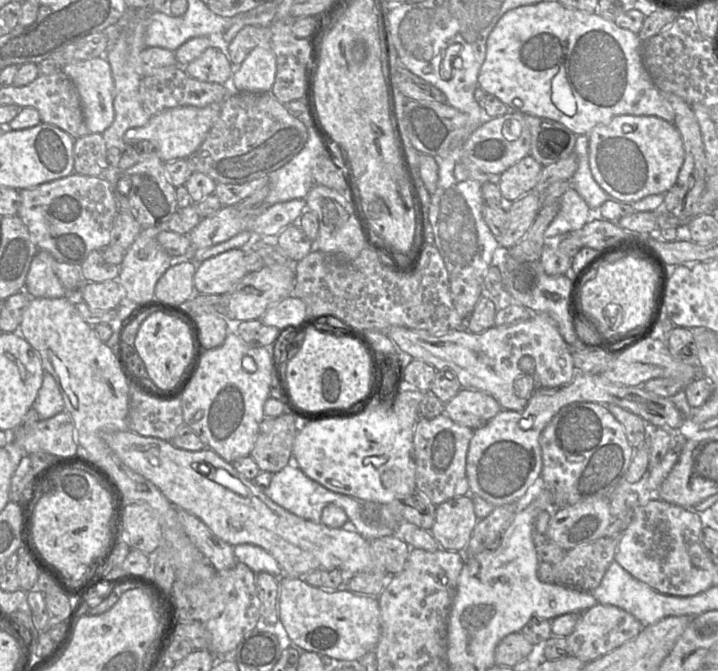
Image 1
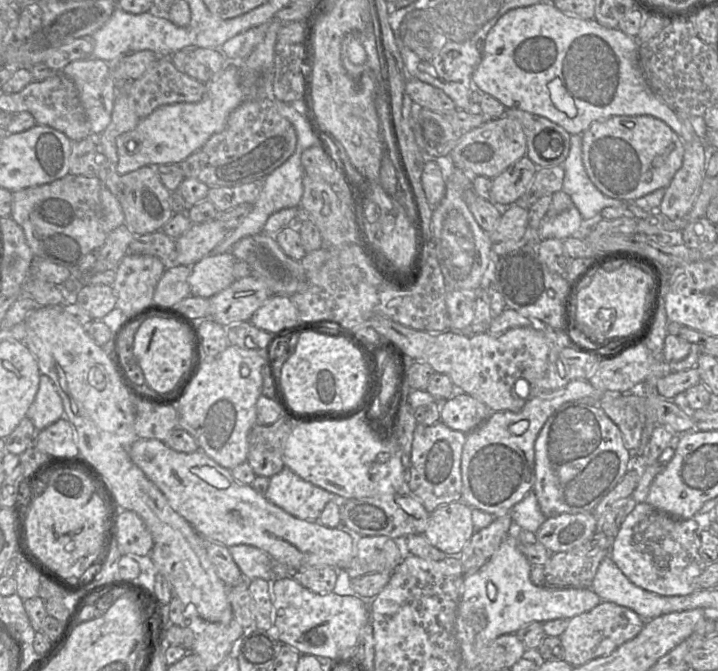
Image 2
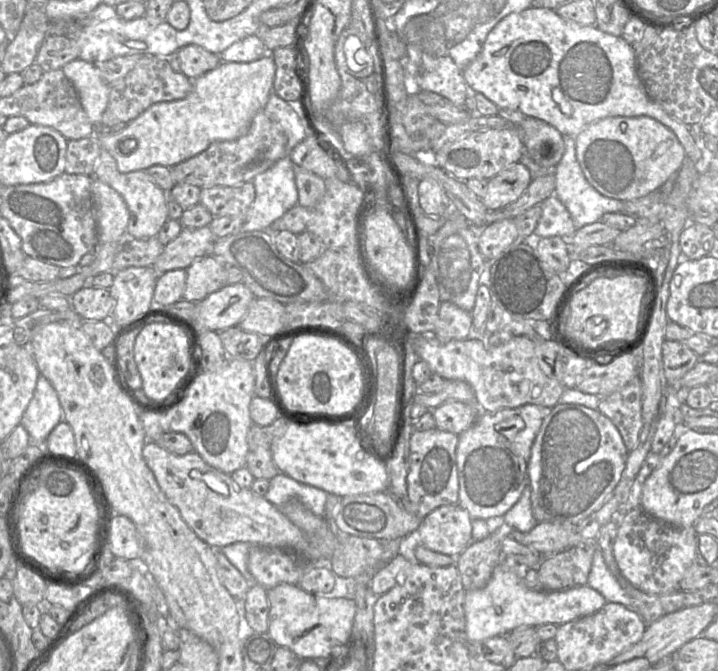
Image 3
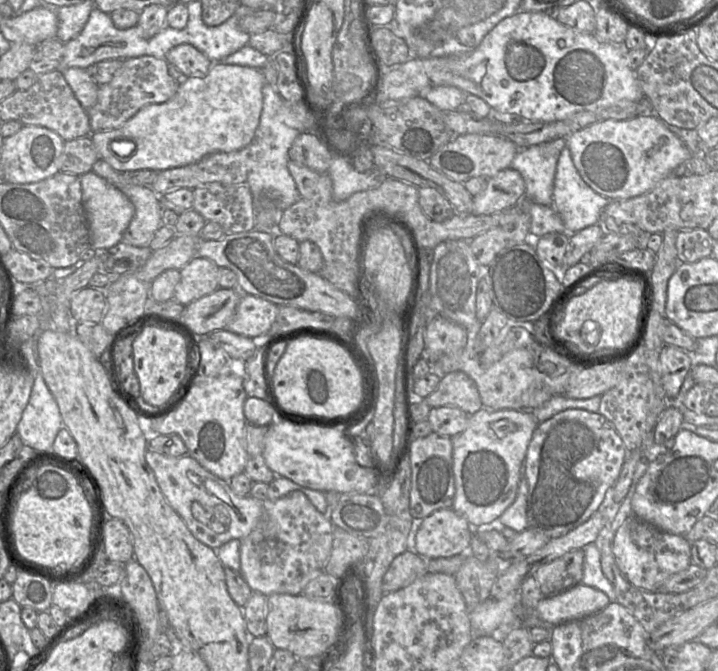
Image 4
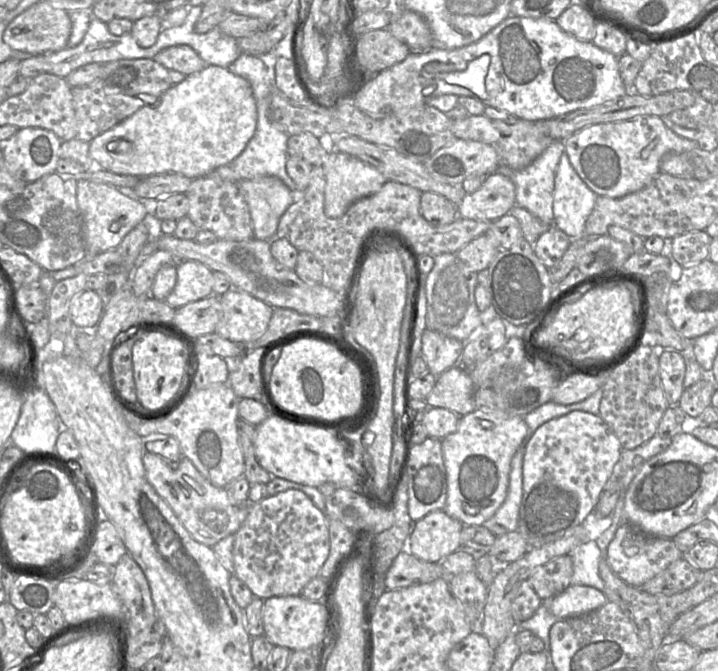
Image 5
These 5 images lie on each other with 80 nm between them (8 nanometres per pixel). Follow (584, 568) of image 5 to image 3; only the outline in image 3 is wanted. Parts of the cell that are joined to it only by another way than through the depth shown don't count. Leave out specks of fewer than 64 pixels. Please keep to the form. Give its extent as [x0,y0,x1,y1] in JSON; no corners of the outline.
[587,548,630,608]

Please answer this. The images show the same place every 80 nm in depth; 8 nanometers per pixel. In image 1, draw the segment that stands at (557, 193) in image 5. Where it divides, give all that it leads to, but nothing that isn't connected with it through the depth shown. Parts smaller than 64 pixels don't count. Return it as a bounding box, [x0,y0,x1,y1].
[570,135,615,213]

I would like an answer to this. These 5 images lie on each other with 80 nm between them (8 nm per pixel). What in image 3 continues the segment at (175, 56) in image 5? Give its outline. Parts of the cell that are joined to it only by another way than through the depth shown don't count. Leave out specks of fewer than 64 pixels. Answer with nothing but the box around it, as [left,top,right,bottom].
[176,44,222,79]

